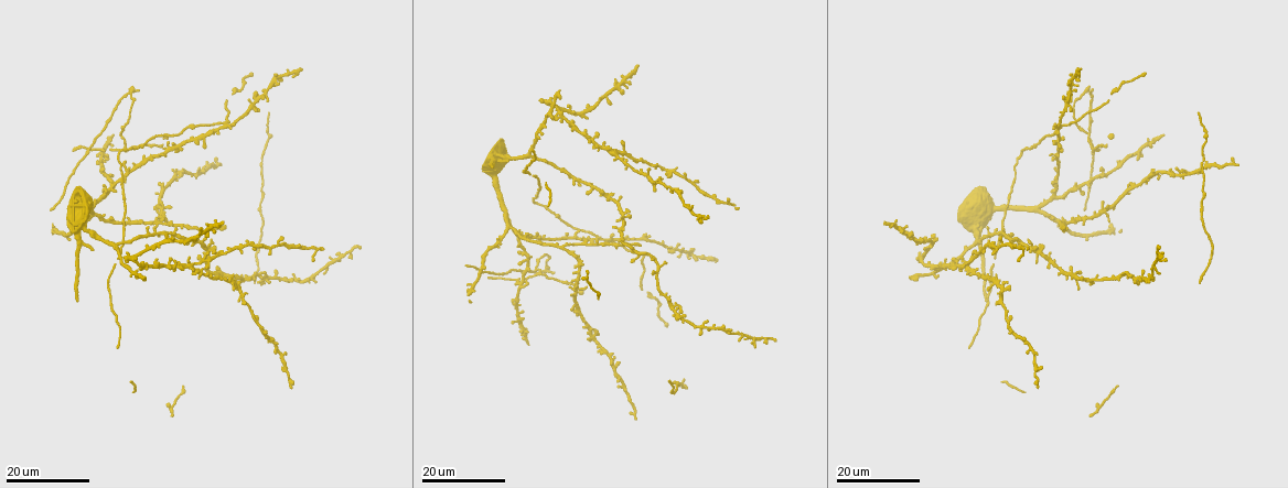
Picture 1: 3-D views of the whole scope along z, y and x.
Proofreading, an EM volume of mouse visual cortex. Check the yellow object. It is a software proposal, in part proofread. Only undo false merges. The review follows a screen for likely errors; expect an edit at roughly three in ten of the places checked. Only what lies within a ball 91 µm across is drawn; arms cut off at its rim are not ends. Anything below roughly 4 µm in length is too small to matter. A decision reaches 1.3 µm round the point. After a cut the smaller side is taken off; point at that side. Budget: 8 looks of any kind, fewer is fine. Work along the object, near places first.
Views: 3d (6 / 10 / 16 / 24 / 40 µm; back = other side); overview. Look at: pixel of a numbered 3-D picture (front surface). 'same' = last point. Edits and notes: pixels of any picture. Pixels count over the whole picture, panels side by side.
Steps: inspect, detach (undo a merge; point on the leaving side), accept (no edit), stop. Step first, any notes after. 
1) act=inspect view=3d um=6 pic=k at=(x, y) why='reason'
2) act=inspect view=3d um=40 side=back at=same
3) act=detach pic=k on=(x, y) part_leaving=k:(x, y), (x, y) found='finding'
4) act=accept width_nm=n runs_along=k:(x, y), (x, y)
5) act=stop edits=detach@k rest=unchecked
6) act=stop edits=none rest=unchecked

act=inspect view=3d um=16 pic=1 at=(526, 259) why='thin arm on a thick one'

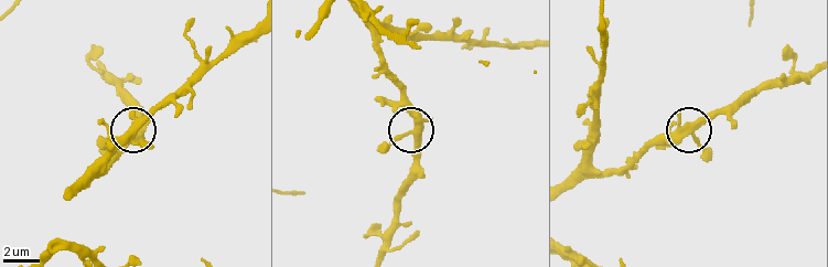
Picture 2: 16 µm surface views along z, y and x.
act=inspect view=3d um=10 pic=2 at=(692, 130)

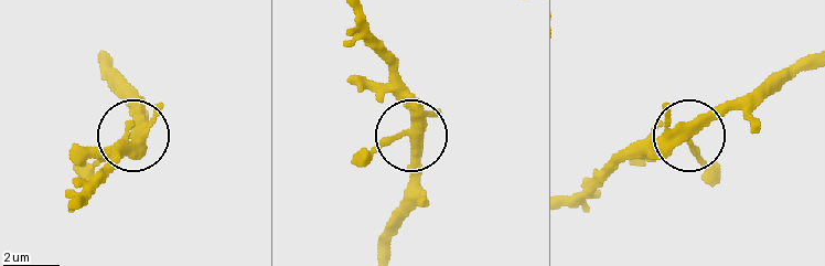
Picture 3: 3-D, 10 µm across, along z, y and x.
act=inspect view=3d um=10 side=back pic=3 at=(413, 130)

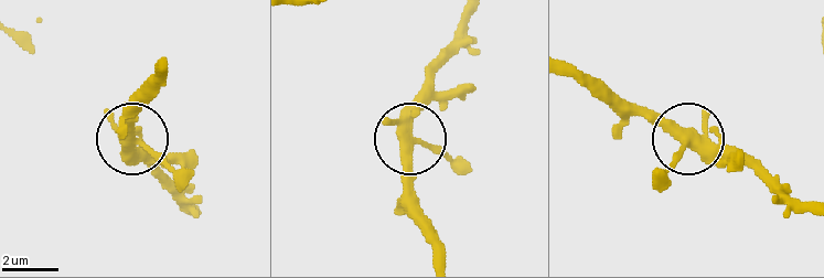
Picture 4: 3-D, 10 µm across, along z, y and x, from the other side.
act=accept arms=4 found='continuous, no second neuron'

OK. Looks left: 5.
act=inspect view=3d um=16 pic=1 at=(541, 273) why='branch point'

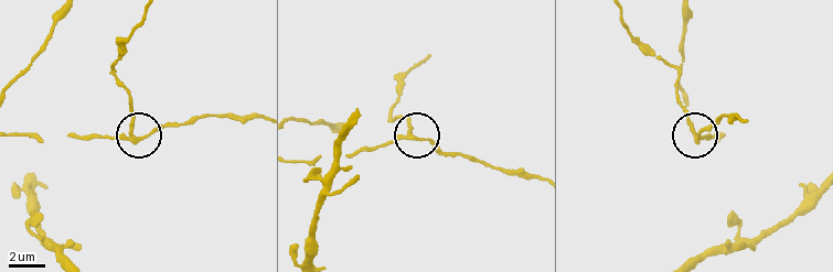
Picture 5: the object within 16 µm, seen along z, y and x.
act=inspect view=3d um=6 pic=5 at=(129, 130)

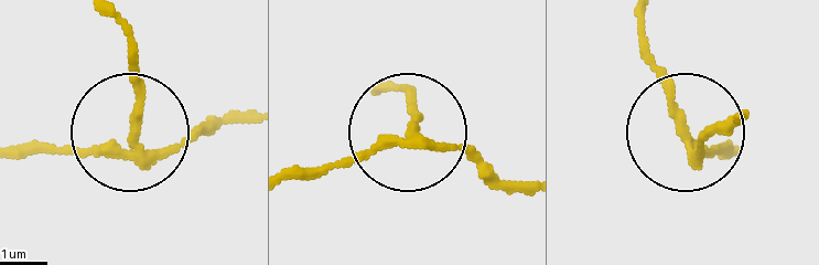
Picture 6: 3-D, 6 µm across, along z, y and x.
act=detach pic=6 on=(136, 74) width_nm=200 found='a second neuron is stuck on'

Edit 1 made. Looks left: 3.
act=inspect view=3d um=24 pic=1 at=(192, 265) why='looks like a crossing'

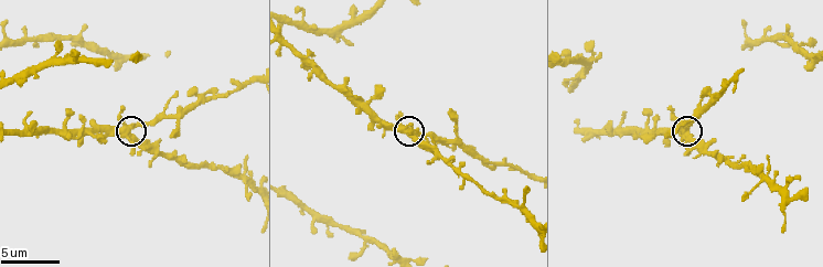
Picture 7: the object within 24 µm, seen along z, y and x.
act=inspect view=3d um=6 pic=7 at=(128, 129)

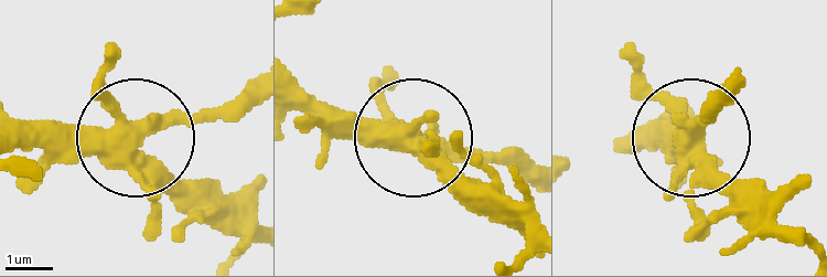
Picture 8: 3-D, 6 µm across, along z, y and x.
act=accept found='all the same neuron'

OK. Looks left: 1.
act=stop edits=detach@6 rest=unchecked

